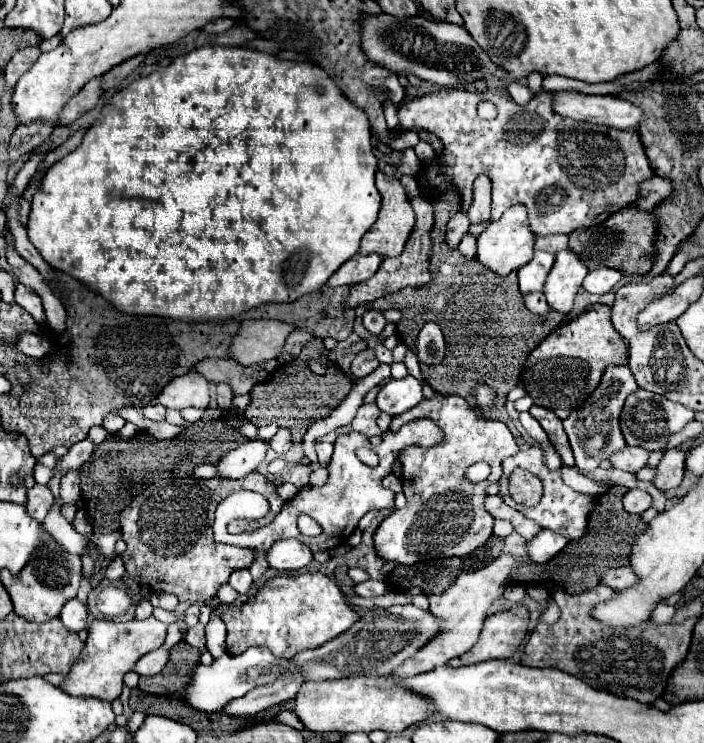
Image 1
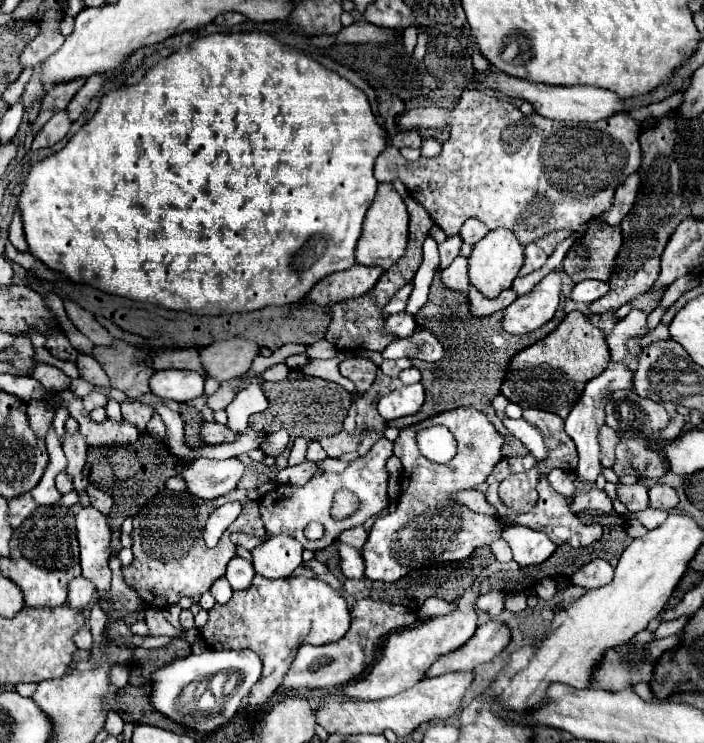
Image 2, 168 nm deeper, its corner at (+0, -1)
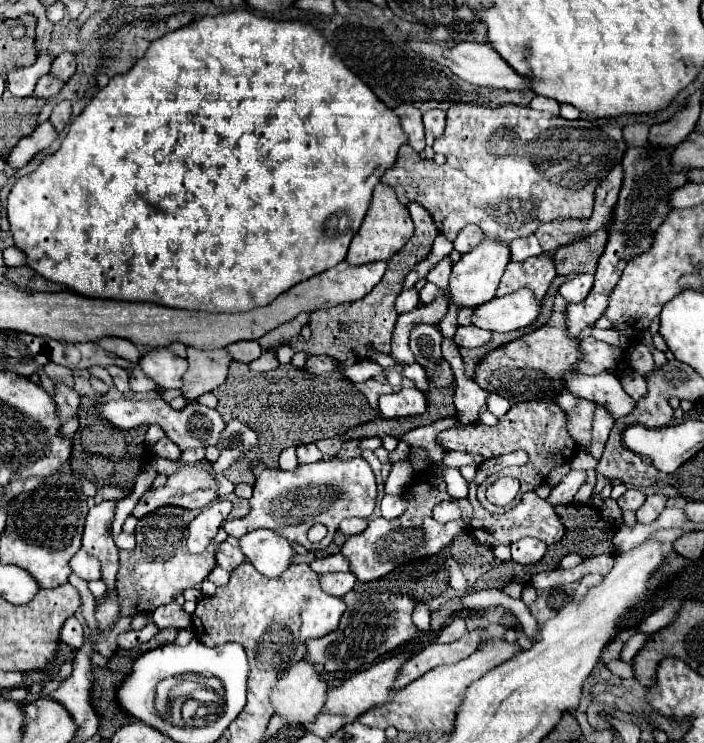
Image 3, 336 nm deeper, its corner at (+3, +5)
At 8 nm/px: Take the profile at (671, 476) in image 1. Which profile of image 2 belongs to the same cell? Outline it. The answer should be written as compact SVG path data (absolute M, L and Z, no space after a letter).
M652 484L648 488L648 496L650 496L650 506L652 508L672 510L678 504L678 494L668 484Z

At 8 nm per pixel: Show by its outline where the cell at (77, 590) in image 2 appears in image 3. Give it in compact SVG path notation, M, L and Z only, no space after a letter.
M83 548L77 550L77 554L71 558L71 568L75 574L79 574L81 578L85 578L87 582L89 580L95 580L95 578L101 578L101 566L99 566L99 560L97 558L91 558L91 554L87 554Z

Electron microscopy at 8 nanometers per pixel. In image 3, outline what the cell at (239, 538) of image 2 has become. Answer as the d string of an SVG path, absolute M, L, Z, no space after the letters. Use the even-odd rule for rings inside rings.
M339 458L321 460L315 464L297 466L293 472L283 472L279 468L267 468L259 464L253 468L253 474L255 474L255 486L253 486L253 496L249 500L251 510L247 516L227 520L223 524L229 536L241 538L247 532L267 528L315 552L325 548L333 540L341 520L353 516L369 518L375 508L375 496L377 496L375 474L363 458L353 458L347 462ZM313 524L323 524L329 530L319 544L307 540L307 530Z

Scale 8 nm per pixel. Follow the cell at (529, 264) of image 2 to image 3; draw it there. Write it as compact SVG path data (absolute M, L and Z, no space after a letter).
M533 234L527 236L527 238L513 240L507 246L509 246L509 252L511 252L511 260L515 260L515 262L521 262L521 260L531 258L531 256L539 256L543 252L541 246L539 246L539 240Z

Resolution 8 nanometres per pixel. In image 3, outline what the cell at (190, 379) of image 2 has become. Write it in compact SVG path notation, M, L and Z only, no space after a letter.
M167 348L147 352L141 358L139 366L163 390L165 388L179 388L181 386L181 378L183 378L183 374L187 370L187 362L183 358L179 358L179 356L175 356Z

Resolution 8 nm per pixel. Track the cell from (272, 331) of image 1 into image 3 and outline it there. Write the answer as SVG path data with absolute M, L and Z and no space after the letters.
M187 348L187 374L183 376L183 398L197 400L205 392L213 392L225 382L227 368L233 362L225 348L219 350L193 350Z

